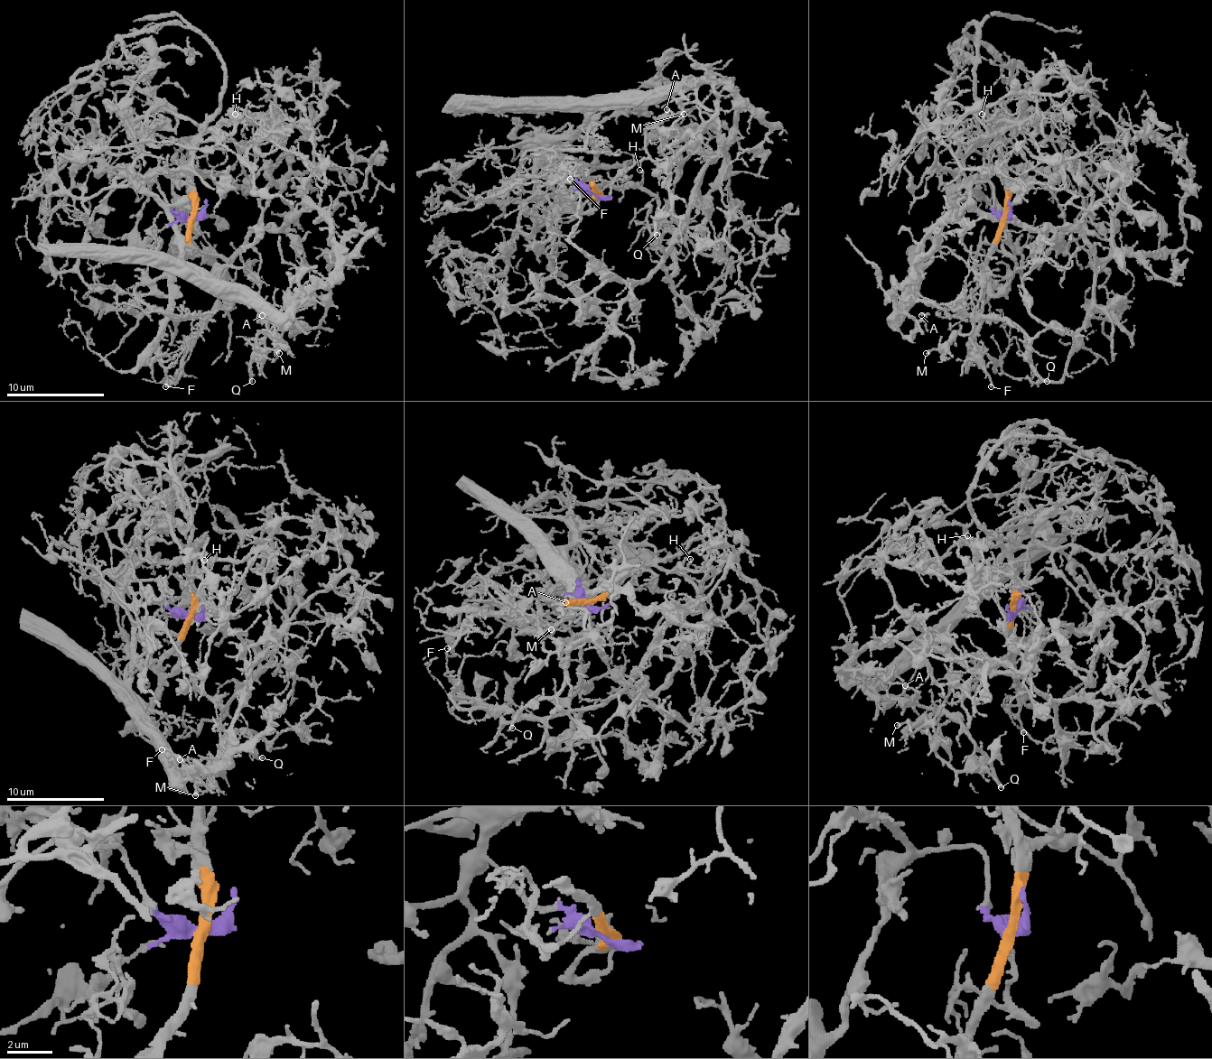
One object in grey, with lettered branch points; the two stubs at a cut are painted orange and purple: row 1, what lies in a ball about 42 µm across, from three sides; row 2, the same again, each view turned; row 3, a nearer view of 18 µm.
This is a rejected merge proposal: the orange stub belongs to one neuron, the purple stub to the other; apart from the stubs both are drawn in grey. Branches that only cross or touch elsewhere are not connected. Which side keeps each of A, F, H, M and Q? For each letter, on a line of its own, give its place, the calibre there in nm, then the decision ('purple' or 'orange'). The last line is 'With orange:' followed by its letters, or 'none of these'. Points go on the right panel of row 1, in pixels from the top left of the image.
A: (921, 315) | 180 nm | purple
F: (991, 386) | 180 nm | orange
H: (982, 114) | 180 nm | orange
M: (926, 353) | 240 nm | purple
Q: (1047, 381) | 260 nm | purple
With orange: F, H

